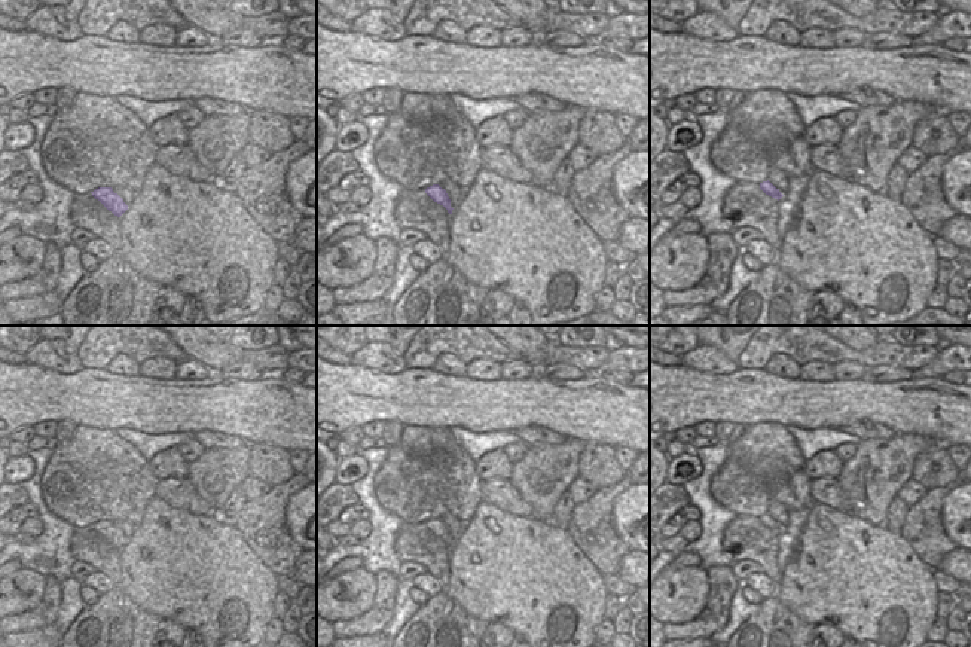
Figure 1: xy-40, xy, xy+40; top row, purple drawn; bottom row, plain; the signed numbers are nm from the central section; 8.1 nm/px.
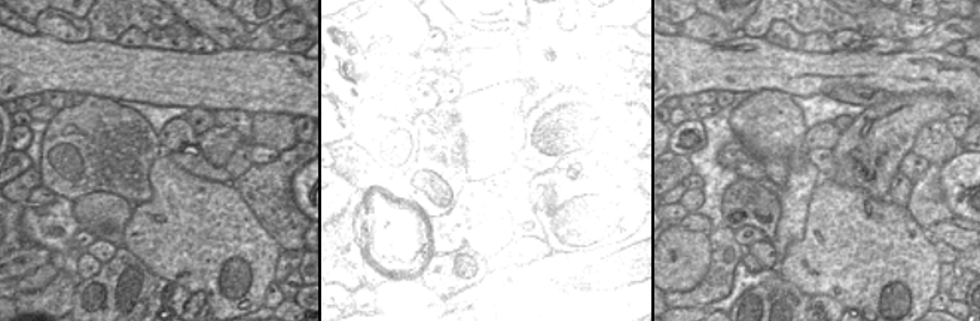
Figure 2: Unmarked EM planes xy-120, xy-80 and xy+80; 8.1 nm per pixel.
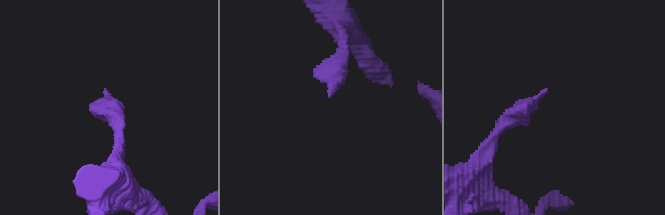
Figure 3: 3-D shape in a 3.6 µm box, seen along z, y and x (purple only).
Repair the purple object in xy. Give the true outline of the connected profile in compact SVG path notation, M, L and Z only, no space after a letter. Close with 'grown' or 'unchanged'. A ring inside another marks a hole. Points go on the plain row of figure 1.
M433 518L425 522L425 527L437 537L443 538L449 547L452 547L451 532L445 522L442 522L439 518Z; unchanged

